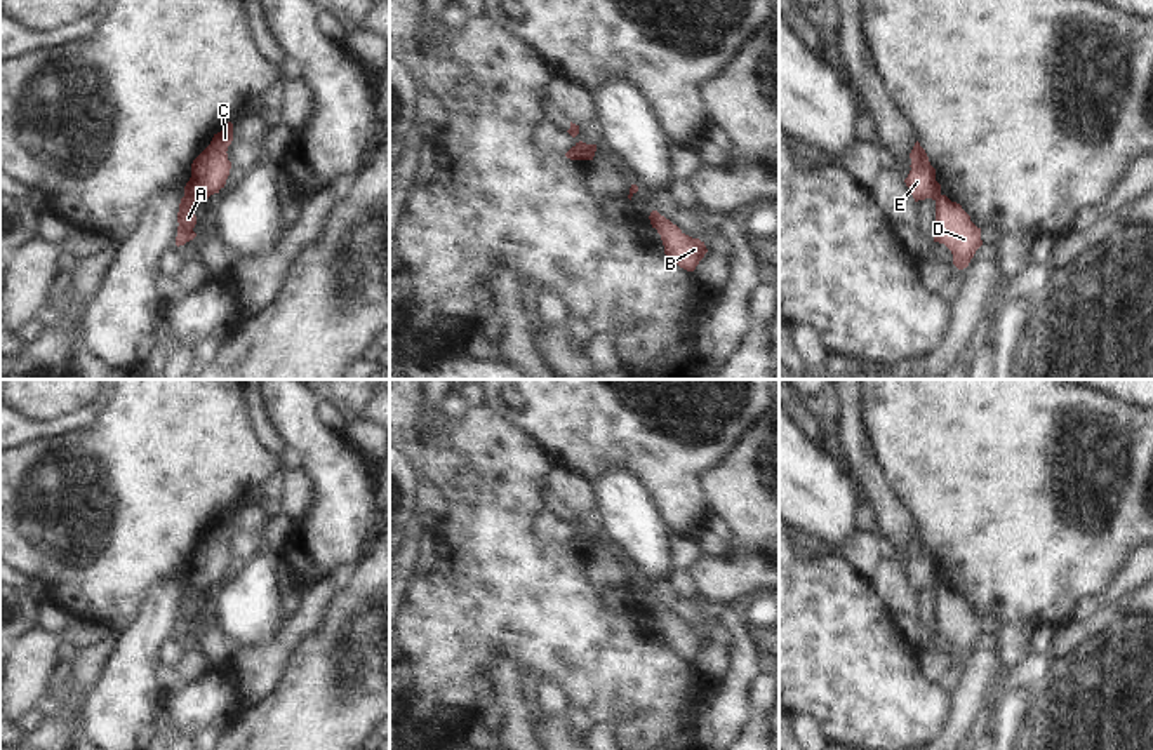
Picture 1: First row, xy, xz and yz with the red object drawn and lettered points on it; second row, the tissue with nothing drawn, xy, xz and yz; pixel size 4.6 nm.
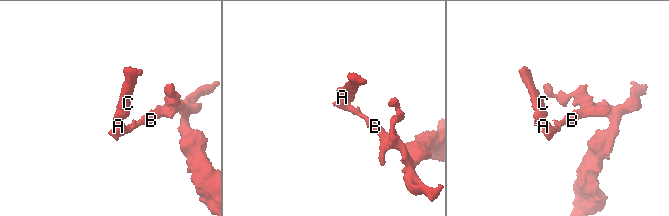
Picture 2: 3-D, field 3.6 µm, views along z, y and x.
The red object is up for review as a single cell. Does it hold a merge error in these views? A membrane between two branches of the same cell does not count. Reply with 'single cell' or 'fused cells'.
fused cells

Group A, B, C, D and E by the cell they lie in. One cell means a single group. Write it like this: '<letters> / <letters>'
A B D / C E

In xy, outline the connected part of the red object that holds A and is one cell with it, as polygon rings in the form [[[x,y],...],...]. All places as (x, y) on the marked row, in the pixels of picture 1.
[[[188,197],[181,198],[179,204],[179,212],[177,212],[177,237],[176,237],[176,245],[184,245],[186,242],[193,240],[197,233],[193,231],[197,224],[197,216],[195,216],[195,207],[197,202],[193,202]]]

